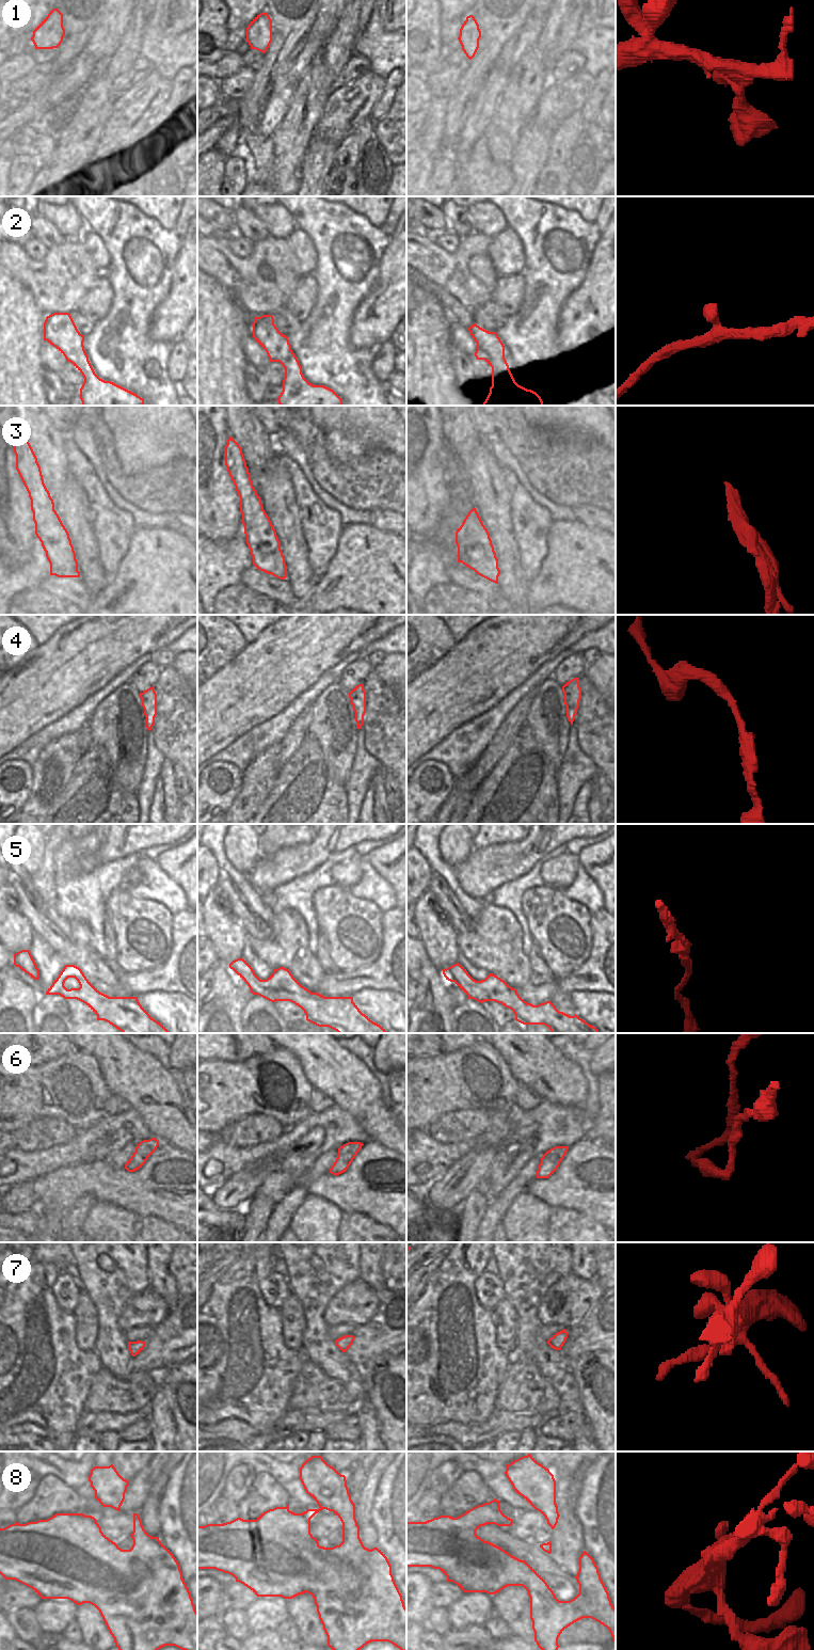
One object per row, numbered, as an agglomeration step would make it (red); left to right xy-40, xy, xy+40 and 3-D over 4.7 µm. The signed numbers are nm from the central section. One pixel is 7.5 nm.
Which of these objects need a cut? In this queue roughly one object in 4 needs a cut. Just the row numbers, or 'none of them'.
3

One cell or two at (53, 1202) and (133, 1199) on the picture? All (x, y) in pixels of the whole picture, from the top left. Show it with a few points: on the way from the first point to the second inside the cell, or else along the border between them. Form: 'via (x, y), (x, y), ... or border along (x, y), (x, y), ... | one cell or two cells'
via (74, 1187), (113, 1187) | one cell

